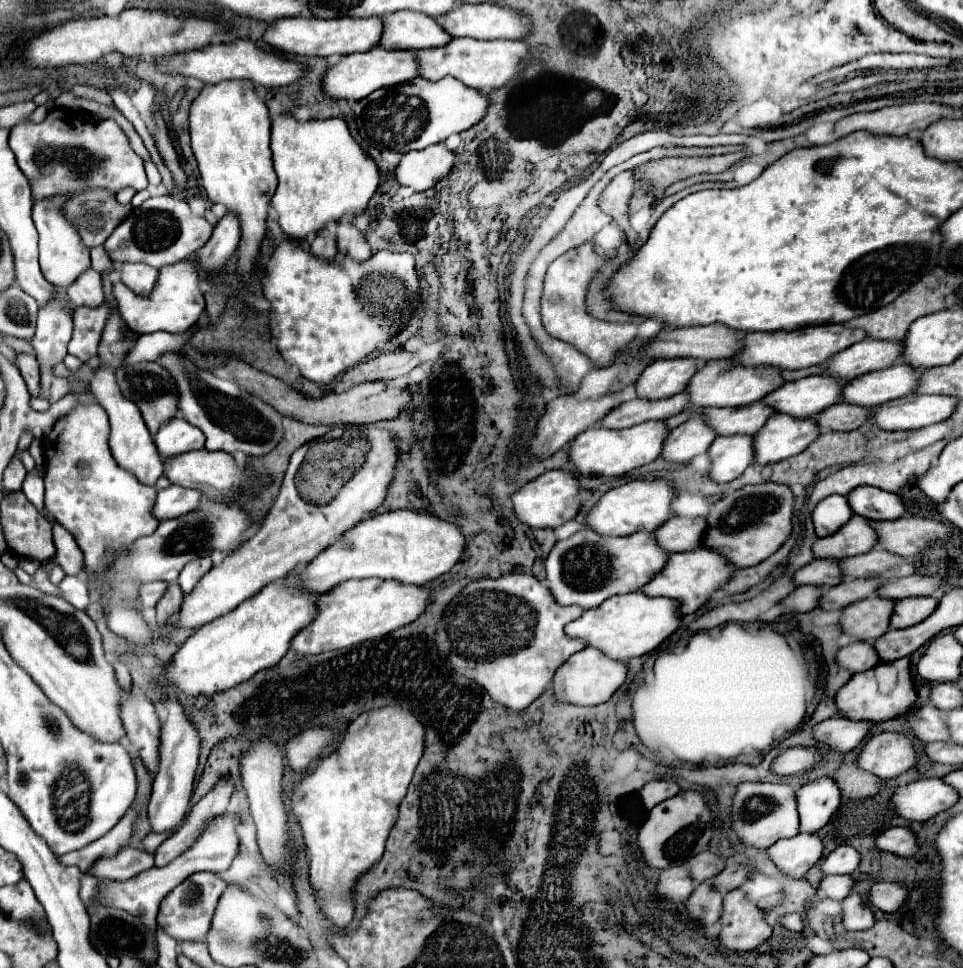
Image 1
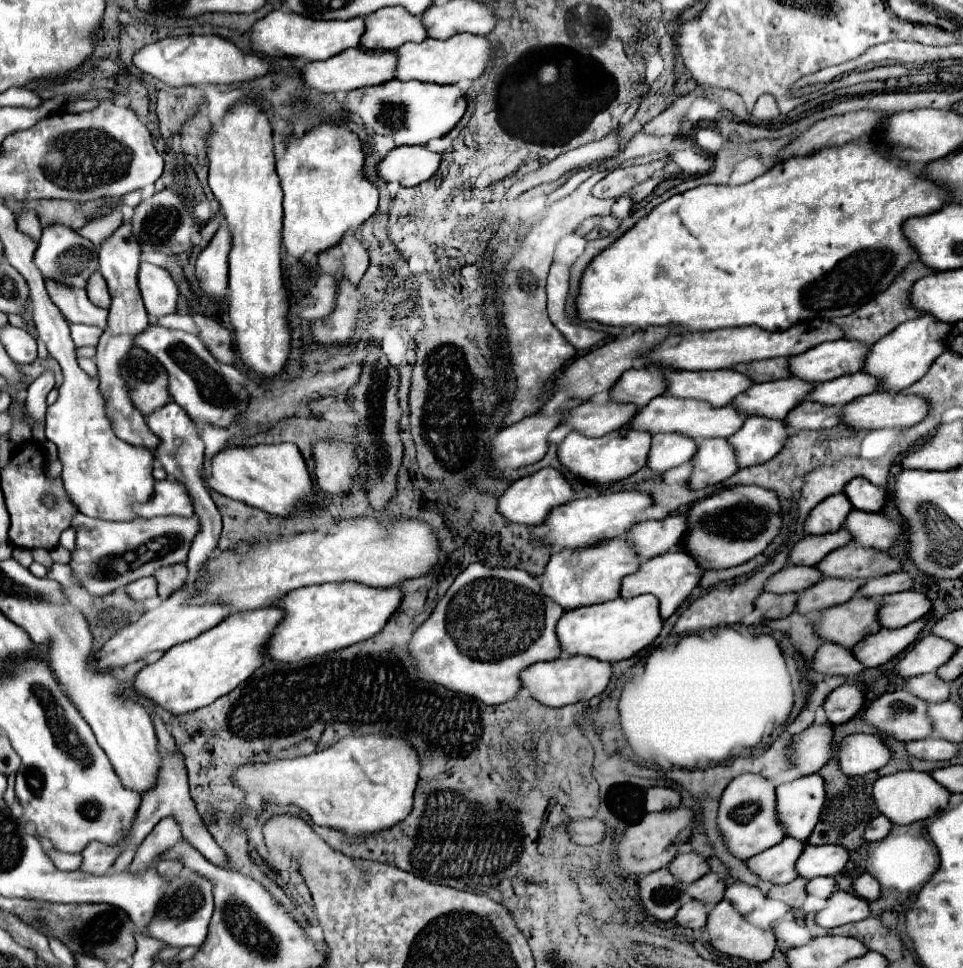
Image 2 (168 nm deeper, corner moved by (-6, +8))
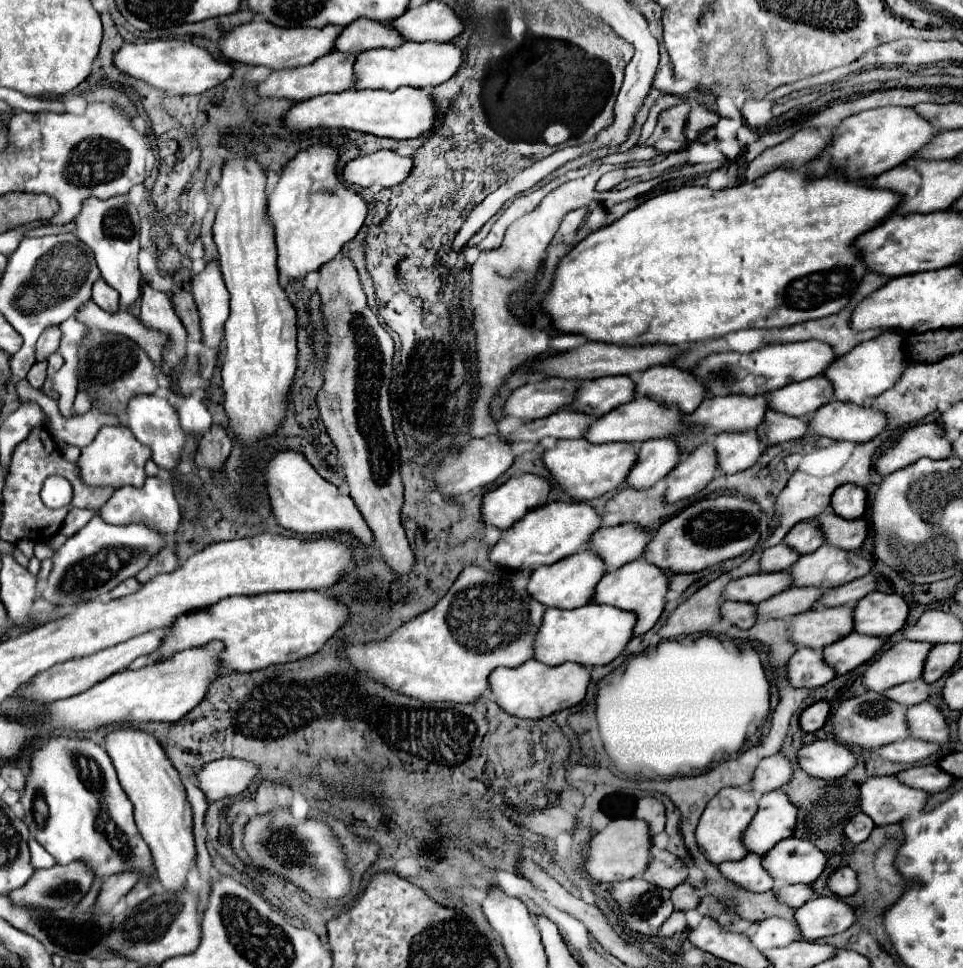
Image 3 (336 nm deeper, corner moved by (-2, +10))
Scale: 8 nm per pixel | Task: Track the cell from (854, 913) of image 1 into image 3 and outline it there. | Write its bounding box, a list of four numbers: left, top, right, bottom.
[796,897,854,941]

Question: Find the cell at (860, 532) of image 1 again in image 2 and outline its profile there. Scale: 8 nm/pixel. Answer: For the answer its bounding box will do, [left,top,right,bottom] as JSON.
[788,529,852,565]

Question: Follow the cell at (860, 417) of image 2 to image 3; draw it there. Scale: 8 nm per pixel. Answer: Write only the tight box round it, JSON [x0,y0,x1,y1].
[810,401,886,441]

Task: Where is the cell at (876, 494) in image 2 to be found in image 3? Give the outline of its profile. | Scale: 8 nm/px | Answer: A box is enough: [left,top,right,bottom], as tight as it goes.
[832,483,866,519]

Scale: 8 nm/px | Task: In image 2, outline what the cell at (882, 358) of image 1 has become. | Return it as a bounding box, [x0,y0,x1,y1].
[788,339,866,383]

